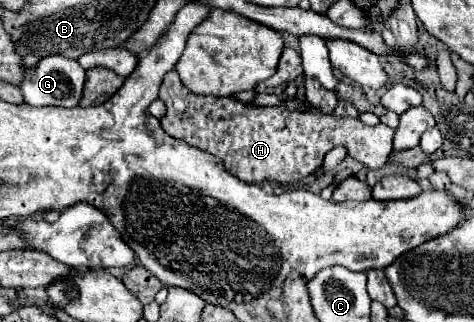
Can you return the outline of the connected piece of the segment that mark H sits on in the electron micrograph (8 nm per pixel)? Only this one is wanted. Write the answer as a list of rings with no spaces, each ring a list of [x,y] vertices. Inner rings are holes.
[[[171,70],[165,76],[159,98],[167,106],[167,112],[161,118],[161,126],[169,136],[221,158],[231,174],[235,174],[239,180],[249,182],[249,184],[261,184],[265,180],[279,182],[279,184],[301,182],[311,172],[321,168],[325,154],[335,146],[347,146],[349,156],[367,164],[373,170],[381,168],[393,150],[393,130],[385,124],[365,126],[359,118],[353,120],[353,118],[335,118],[333,114],[321,114],[311,104],[297,104],[295,98],[287,98],[281,106],[255,106],[255,104],[239,102],[235,98],[197,96],[197,94],[187,92],[181,86],[175,70]]]

